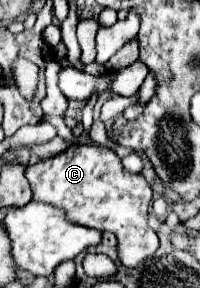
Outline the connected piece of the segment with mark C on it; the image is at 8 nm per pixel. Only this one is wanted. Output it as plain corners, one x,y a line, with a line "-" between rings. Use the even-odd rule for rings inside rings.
70,146
50,160
40,160
28,166
26,178
32,186
34,200
66,210
70,222
114,232
120,250
118,258
124,266
134,268
158,250
158,236
146,222
152,190
144,176
126,172
120,158
106,146

